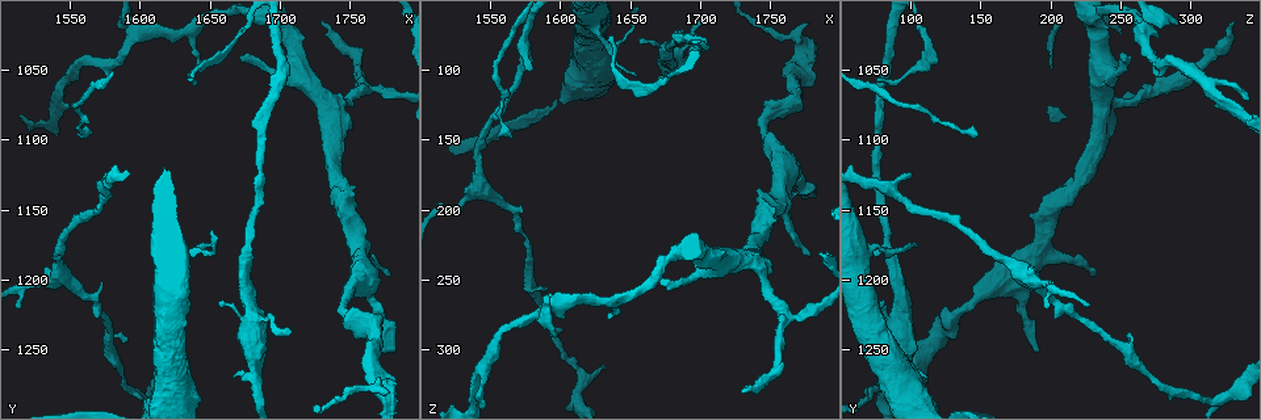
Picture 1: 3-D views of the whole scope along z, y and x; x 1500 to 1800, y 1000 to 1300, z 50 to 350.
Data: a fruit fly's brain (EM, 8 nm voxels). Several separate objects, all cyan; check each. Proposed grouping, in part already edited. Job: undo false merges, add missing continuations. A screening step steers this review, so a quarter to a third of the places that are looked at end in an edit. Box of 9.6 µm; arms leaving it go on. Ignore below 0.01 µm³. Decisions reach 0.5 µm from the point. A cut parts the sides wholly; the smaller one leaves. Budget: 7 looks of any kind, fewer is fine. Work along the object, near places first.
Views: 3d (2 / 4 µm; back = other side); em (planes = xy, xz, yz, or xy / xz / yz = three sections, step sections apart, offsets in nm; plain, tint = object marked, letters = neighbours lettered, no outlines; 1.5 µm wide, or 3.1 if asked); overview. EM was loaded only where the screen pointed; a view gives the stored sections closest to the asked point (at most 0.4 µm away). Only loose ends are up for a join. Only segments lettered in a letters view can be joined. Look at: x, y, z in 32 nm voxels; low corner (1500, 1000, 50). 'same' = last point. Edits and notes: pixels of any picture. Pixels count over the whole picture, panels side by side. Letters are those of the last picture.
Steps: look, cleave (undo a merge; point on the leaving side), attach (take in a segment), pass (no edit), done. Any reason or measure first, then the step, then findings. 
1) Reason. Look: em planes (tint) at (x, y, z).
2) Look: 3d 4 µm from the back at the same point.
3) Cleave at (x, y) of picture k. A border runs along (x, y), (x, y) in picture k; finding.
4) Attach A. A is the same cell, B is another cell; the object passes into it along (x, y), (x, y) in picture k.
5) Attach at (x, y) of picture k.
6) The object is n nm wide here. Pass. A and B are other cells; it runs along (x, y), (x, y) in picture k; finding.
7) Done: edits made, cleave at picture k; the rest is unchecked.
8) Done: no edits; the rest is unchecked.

Thin end. Look: em planes (letters) at (1658, 1216, 78).

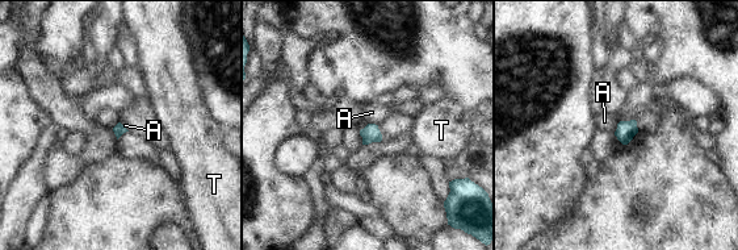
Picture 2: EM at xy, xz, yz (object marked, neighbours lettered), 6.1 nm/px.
The longest contact is with A, 70 nm. Pass. A and T are other cells; no lettered segment goes on from it.

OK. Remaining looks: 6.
Look: 3d 2 µm at (1580, 1128, 100).

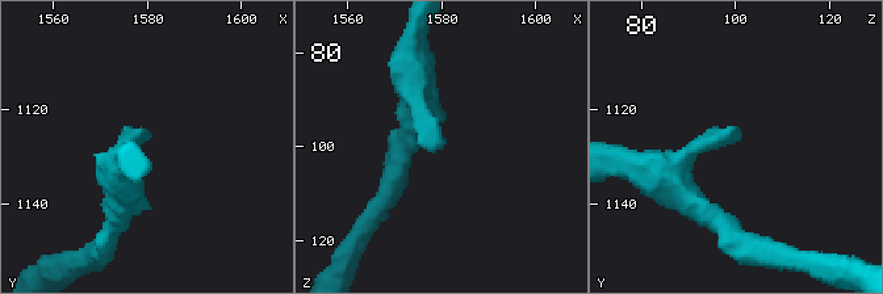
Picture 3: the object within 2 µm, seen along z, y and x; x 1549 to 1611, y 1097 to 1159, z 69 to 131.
Look: em planes (tint) at (1580, 1127, 101).

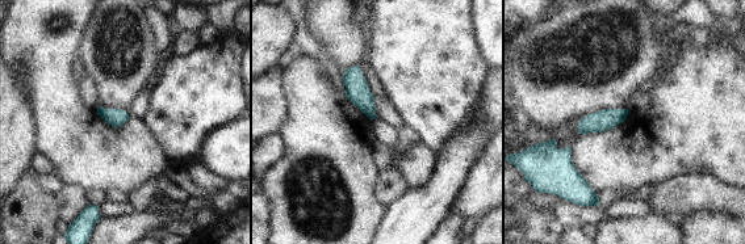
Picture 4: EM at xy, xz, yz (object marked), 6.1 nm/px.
Look: em planes (letters) at the same point.

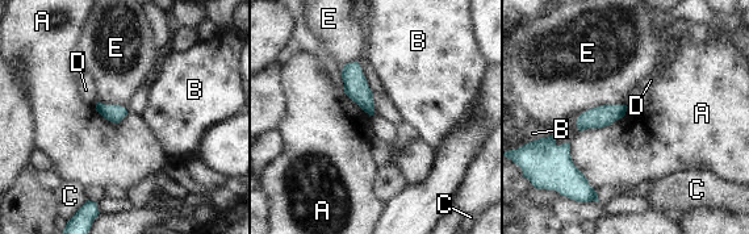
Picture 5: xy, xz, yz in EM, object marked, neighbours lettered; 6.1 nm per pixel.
Pass. A, B, C, D and E are other cells; a border runs along (624, 104), (598, 105), (580, 116) in picture 5; none of them fits.

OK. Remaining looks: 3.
Sudden change in width. Look: 3d 4 µm at (1752, 1278, 74).

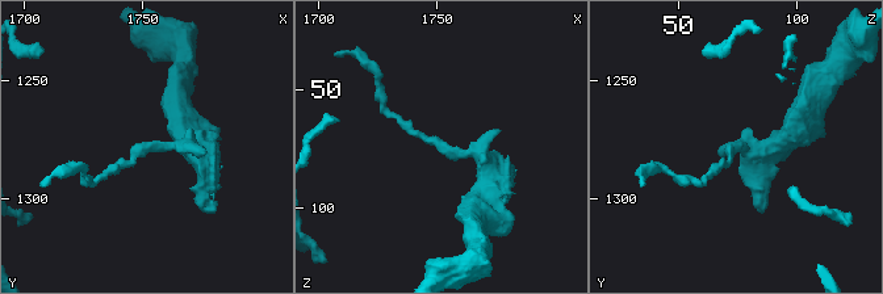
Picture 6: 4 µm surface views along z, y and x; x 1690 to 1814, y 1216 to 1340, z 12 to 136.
Look: em planes (tint) at (1752, 1279, 73).

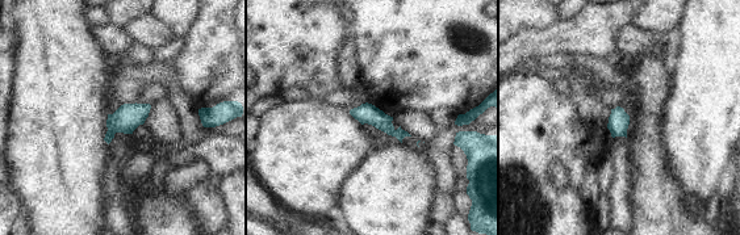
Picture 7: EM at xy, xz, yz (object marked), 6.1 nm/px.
What lies round it. Look: em planes (letters) at the same point.

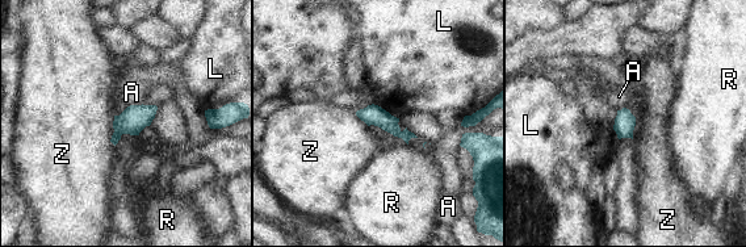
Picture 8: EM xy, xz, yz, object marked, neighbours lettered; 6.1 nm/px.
The longest contact is with Z, 190 nm. Pass. A, L, R and Z are other cells; a border runs along (231, 101), (205, 111) in picture 8; one neuron here.

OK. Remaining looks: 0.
Done: no edits; the rest is unchecked.

